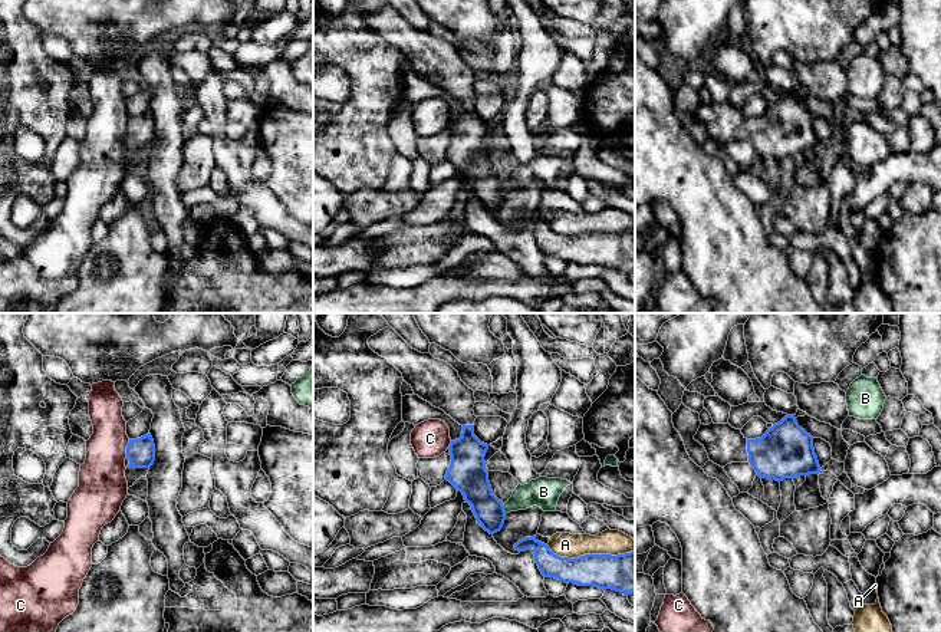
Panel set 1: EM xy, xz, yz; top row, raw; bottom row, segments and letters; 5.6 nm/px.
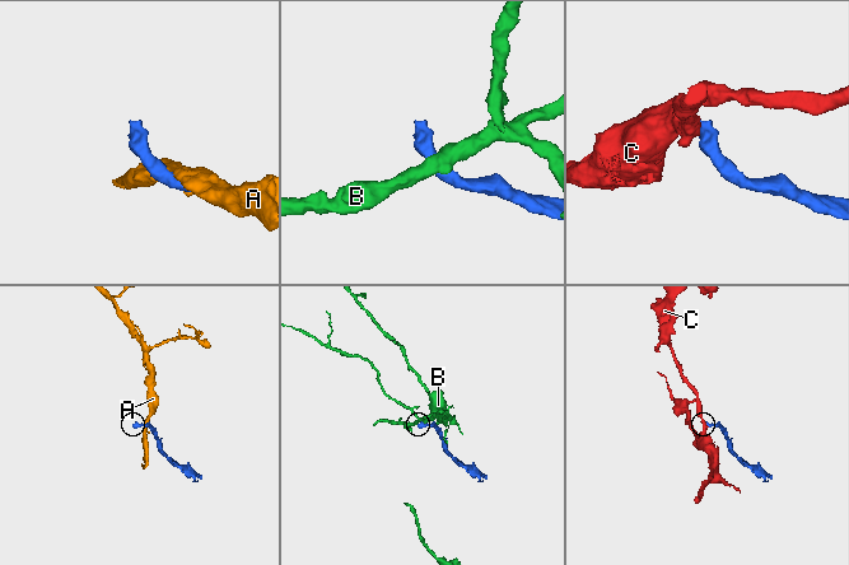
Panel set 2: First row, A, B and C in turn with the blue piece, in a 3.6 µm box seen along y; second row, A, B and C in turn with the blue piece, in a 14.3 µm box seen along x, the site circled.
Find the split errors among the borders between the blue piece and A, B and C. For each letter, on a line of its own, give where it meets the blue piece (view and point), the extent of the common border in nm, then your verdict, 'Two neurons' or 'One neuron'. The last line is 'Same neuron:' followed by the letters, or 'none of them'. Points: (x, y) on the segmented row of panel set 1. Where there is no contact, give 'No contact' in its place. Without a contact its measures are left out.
A: Touches blue at xz (591, 555). Shared border 500 nm. Two neurons
B: Touches blue at xz (503, 509). Shared border 60 nm. Two neurons
C: Touches blue at xy (127, 448). Shared border 100 nm. Two neurons
Same neuron: none of them

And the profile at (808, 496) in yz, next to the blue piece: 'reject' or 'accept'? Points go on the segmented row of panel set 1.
reject

